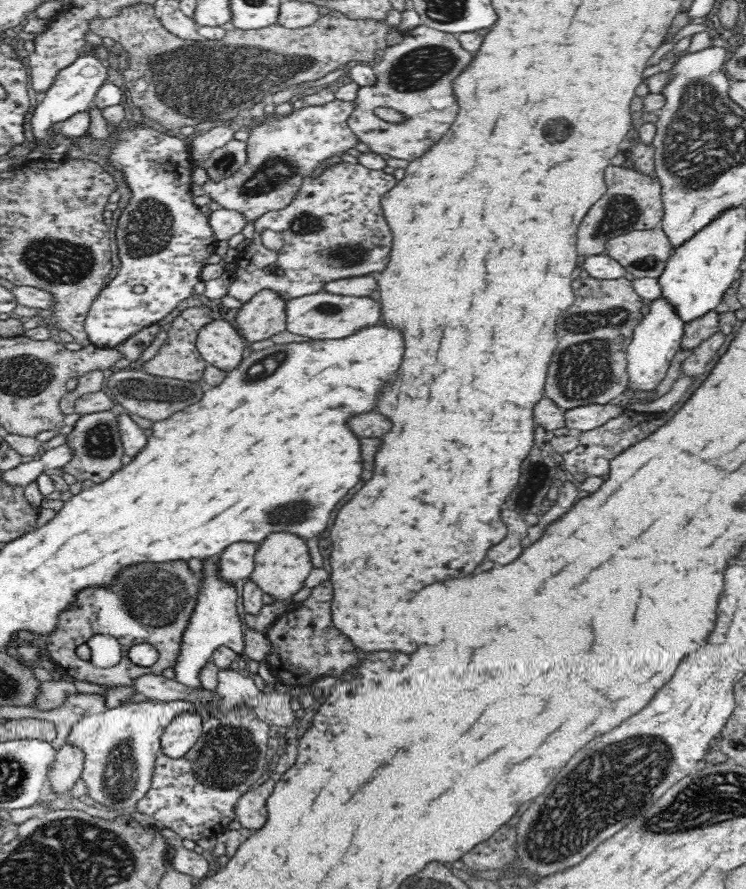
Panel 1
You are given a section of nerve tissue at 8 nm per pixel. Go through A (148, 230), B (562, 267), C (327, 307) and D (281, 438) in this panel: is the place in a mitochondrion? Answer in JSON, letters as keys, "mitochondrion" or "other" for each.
{"A":"mitochondrion","B":"other","C":"mitochondrion","D":"other"}

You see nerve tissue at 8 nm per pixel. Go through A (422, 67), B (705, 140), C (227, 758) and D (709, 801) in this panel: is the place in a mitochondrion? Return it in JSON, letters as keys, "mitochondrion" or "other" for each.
{"A":"mitochondrion","B":"mitochondrion","C":"mitochondrion","D":"mitochondrion"}

